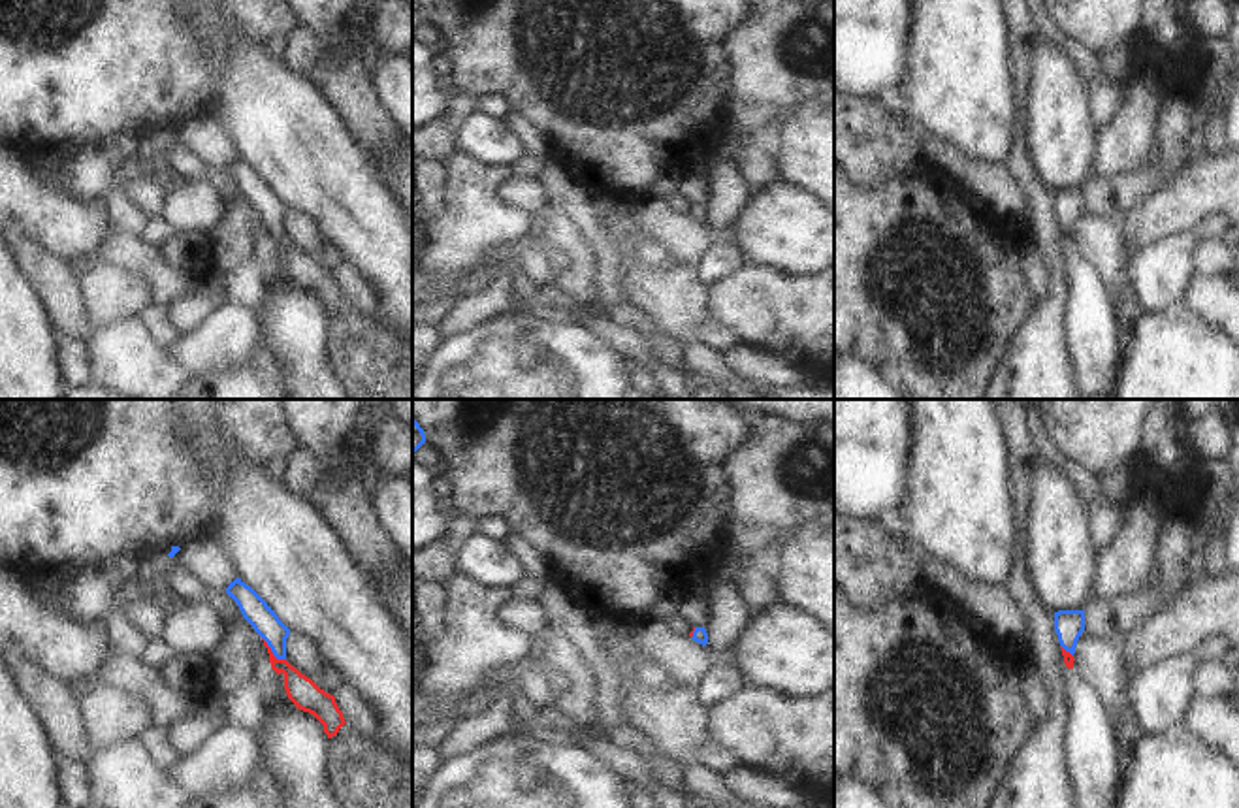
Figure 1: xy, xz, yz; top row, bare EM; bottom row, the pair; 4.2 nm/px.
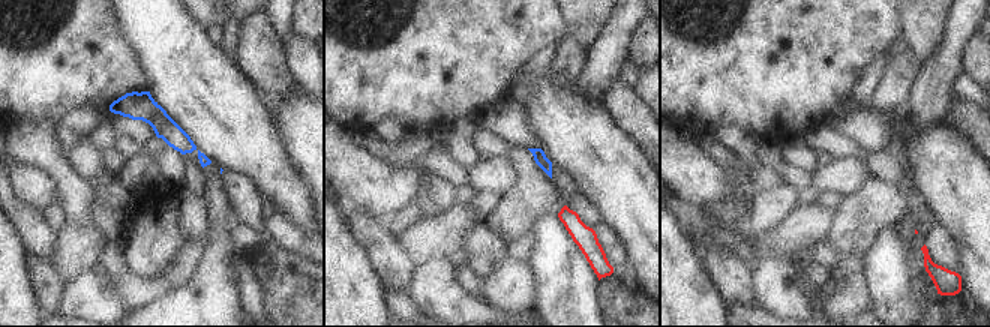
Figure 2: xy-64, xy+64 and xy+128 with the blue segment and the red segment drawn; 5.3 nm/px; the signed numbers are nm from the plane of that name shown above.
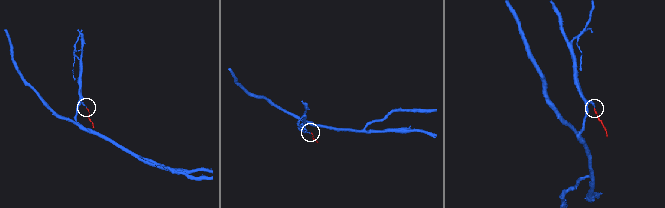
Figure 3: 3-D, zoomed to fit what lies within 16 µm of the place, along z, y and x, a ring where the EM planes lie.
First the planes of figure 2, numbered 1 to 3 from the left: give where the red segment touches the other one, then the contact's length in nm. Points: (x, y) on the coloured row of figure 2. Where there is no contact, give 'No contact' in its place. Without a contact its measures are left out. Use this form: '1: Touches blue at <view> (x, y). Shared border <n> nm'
1: No contact
2: No contact
3: No contact.

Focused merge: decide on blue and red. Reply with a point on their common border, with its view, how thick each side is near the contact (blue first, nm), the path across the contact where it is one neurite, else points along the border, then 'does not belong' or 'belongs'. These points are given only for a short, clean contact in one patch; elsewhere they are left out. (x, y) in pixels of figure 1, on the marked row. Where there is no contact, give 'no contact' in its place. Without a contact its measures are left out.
meets blue in xy at (272, 650); 120 nm thick on the blue side, 120 nm on the other; runs through xy (264, 620), (272, 630), (272, 650), (302, 692); belongs

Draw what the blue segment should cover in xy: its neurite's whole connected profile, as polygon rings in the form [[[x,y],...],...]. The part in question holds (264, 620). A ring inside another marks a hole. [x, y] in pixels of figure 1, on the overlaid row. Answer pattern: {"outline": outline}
{"outline": [[[241,578],[226,588],[226,593],[237,603],[243,618],[262,637],[269,654],[271,669],[284,674],[284,689],[296,708],[313,714],[328,738],[335,736],[346,723],[335,697],[320,689],[311,678],[301,674],[286,661],[286,638],[290,629],[279,620],[275,610]]]}

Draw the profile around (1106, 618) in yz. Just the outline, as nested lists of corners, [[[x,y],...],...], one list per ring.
[[[1166,512],[1156,537],[1156,567],[1160,584],[1149,593],[1098,599],[1085,606],[1085,631],[1096,638],[1122,640],[1135,627],[1166,608],[1183,588],[1186,563],[1194,552],[1194,529],[1198,520]]]

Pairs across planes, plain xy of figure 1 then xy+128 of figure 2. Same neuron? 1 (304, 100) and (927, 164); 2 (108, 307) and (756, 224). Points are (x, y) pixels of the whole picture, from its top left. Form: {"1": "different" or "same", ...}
{"1": "same", "2": "different"}

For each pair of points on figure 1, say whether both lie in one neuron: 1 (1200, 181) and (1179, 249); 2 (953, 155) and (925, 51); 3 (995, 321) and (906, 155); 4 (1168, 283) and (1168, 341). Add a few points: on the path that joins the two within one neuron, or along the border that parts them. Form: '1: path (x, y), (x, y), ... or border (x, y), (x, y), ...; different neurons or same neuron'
1: border (1196, 234), (1168, 236), (1142, 251); different neurons
2: border (914, 115), (965, 151), (991, 159); different neurons
3: border (923, 159), (914, 168), (891, 172), (872, 183); different neurons
4: border (1181, 300), (1160, 311), (1142, 315); different neurons

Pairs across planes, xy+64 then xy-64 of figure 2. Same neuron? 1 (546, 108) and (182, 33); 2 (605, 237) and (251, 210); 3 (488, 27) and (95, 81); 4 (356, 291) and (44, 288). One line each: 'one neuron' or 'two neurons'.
1: one neuron
2: two neurons
3: one neuron
4: two neurons

